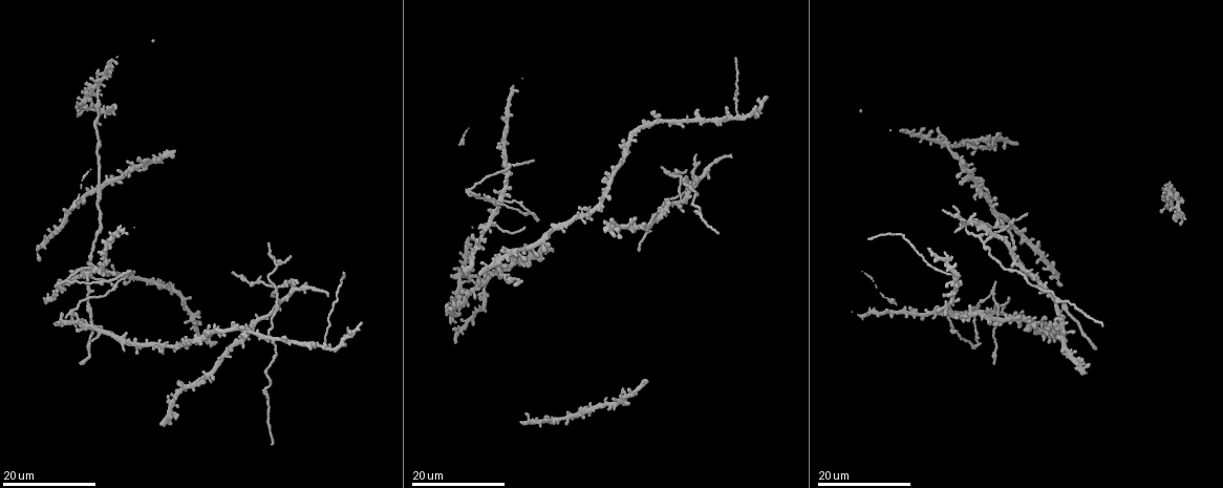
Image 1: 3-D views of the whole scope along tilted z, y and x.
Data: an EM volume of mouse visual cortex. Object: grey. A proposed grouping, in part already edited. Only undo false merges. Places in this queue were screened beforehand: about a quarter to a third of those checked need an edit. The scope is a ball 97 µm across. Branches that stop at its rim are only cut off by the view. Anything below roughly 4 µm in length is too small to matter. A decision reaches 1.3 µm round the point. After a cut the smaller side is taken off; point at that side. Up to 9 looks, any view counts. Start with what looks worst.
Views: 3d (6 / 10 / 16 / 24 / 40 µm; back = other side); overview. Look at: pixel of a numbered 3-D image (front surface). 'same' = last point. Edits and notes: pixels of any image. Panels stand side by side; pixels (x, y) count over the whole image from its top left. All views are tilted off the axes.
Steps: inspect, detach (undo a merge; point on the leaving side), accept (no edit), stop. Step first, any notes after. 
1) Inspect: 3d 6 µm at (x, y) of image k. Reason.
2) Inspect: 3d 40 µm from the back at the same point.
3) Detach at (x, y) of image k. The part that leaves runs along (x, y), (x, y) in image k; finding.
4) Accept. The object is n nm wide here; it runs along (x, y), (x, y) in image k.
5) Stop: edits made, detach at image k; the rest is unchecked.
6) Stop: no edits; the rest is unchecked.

Inspect: 3d 16 µm at (501, 200) of image 1. Looks like a crossing.

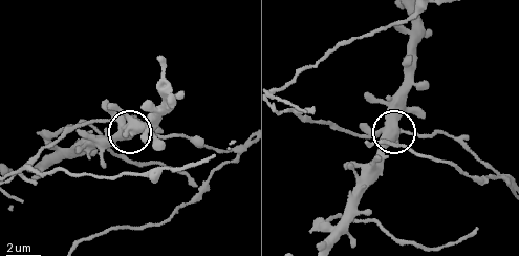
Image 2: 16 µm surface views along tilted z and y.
Inspect: 3d 10 µm at (122, 122) of image 2.

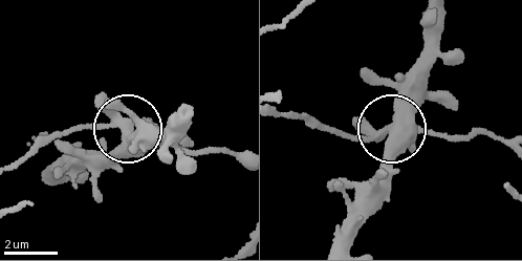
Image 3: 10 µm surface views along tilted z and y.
Detach at (427, 132) of image 3. The object is 470 nm wide here; the part that leaves runs along (382, 130), (345, 132), (280, 112) in image 3; a second neuron is stuck on.

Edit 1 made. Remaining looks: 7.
Inspect: overview.

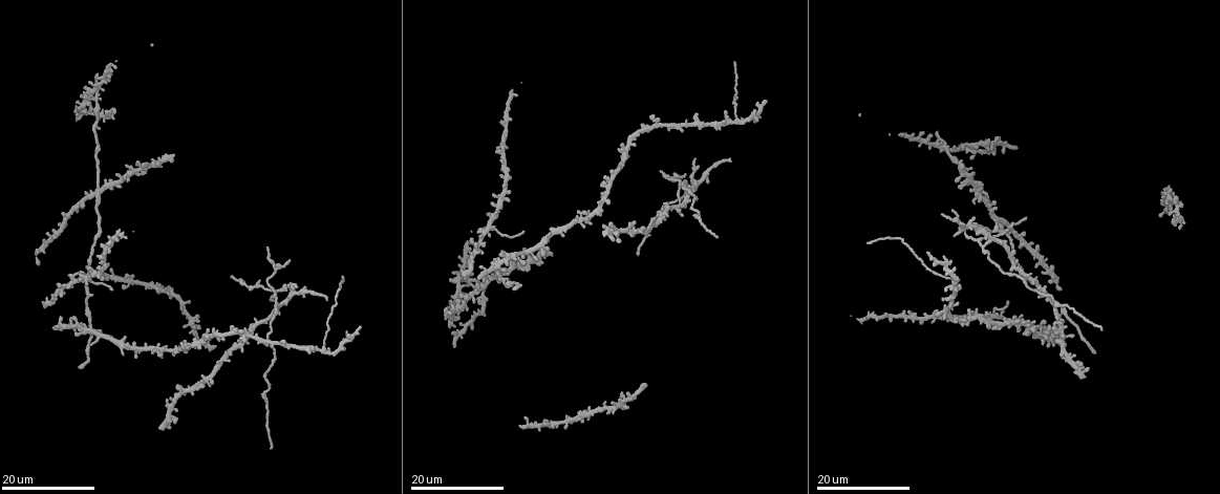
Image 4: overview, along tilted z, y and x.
Inspect: 3d 24 µm at (483, 229) of image 4. Small branch off a trunk.

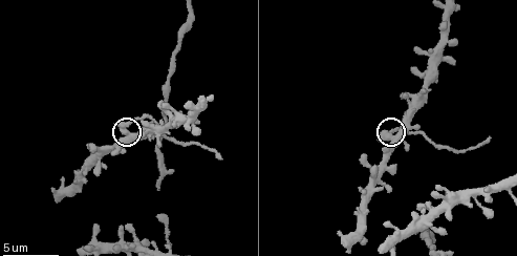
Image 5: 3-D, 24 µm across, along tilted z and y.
Inspect: 3d 10 µm at (126, 132) of image 5. Zoom in.

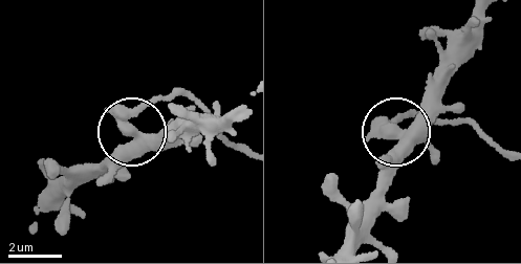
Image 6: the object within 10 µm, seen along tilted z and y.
Detach at (153, 104) of image 6. The side arm is 12 µm long; the part that leaves runs along (122, 115), (185, 95), (243, 148) in image 6; a second neuron is stuck on.

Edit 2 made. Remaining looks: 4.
Inspect: 3d 24 µm at (295, 290) of image 4. Arms part here.

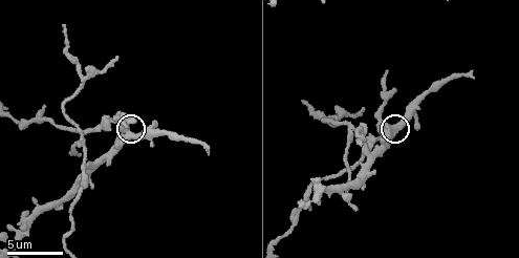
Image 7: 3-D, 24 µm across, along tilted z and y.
Inspect: 3d 6 µm at (127, 131) of image 7.

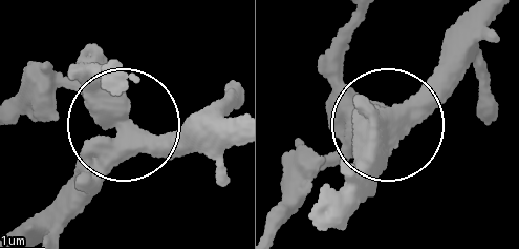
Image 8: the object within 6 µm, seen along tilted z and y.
Detach at (49, 100) of image 8. 3 arms meet here; the part that leaves runs along (109, 101), (63, 89), (17, 118) in image 8; two neurons meet here.

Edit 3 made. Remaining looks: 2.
Stop: edits made, detach at image 3, detach at image 6, detach at image 8; the rest is unchecked.

